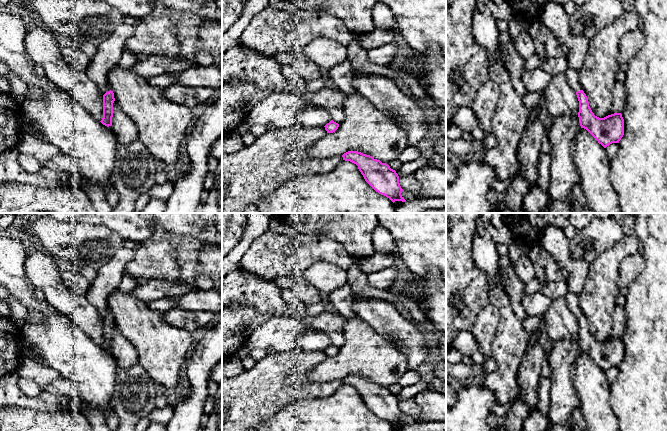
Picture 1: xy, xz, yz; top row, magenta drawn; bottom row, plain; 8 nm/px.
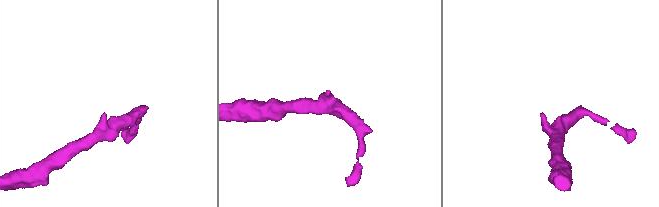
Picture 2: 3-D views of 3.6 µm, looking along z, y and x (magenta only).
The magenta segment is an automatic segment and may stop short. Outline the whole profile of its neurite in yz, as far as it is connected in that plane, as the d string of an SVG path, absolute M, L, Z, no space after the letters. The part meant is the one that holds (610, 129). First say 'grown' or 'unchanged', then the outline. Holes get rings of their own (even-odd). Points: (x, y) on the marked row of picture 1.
grown | M568 68L566 77L579 101L579 123L586 129L604 148L612 143L619 143L624 135L624 119L621 113L614 113L604 118L599 118L592 112L588 98L579 83L579 72Z

